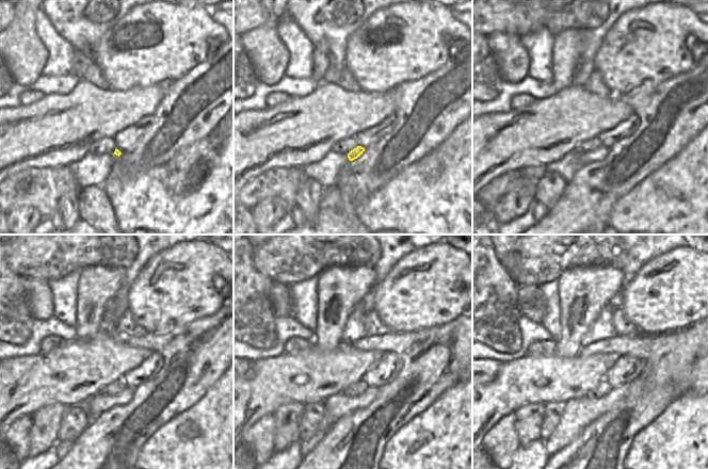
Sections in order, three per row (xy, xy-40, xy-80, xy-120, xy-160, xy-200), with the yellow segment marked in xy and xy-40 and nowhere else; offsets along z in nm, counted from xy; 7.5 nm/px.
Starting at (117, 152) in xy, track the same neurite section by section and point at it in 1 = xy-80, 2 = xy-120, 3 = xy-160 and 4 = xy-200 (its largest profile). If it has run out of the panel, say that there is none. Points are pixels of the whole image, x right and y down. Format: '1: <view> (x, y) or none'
1: xy-80 (598, 155)
2: xy-120 (98, 404)
3: xy-160 (337, 406)
4: xy-200 (579, 411)

